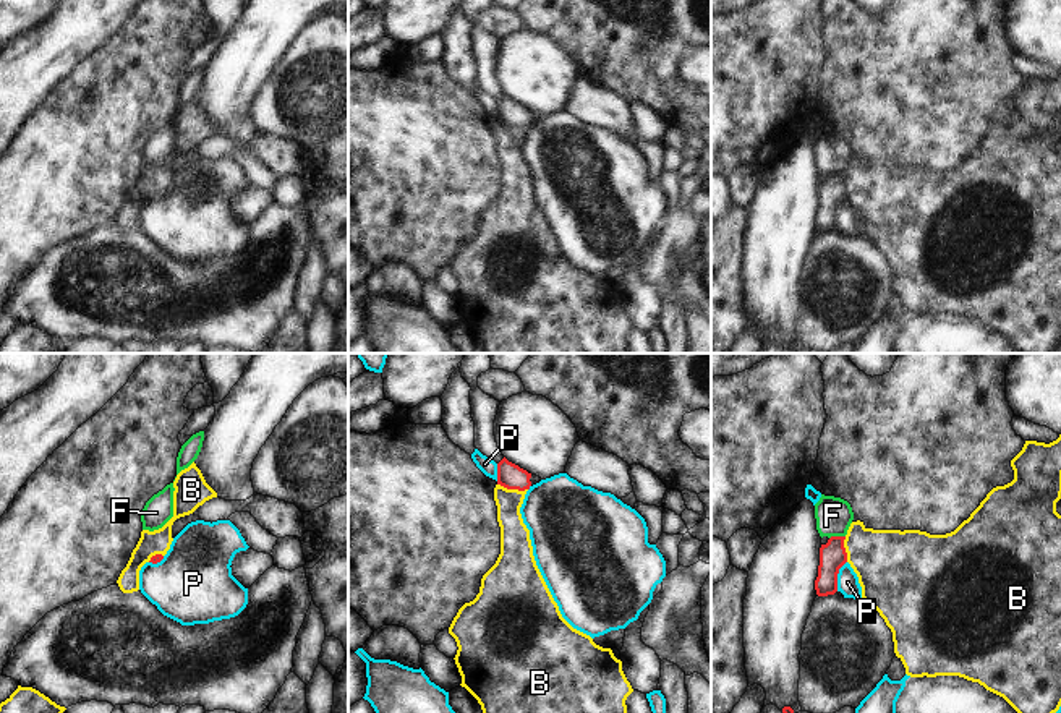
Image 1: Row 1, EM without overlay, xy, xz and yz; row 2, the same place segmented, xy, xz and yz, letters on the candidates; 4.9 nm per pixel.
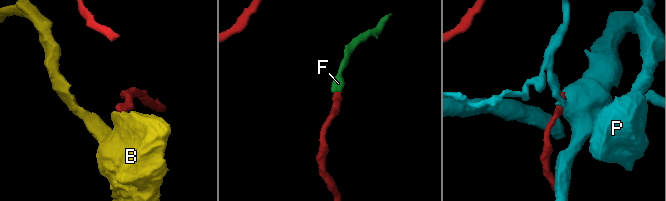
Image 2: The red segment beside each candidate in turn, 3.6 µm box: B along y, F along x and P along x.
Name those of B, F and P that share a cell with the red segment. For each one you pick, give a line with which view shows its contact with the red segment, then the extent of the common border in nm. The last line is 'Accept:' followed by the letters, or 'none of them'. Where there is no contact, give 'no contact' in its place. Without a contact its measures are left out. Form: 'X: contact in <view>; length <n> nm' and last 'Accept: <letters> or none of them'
Accept: none of them

